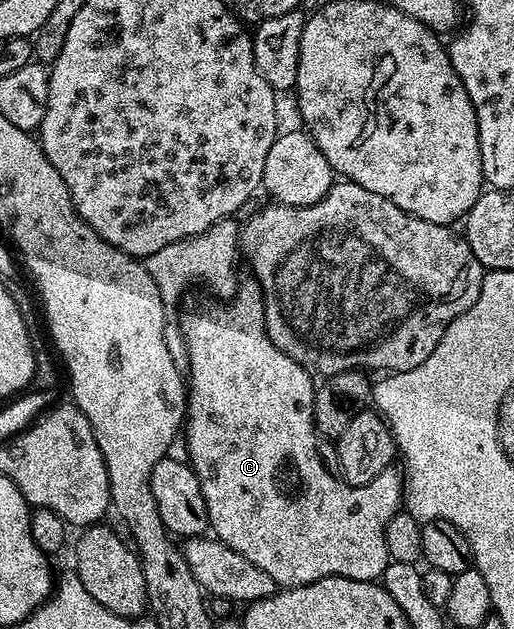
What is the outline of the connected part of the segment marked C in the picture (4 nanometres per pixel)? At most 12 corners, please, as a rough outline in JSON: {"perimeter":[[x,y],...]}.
{"perimeter":[[261,284],[179,321],[216,540],[377,581],[403,477],[339,483]]}

